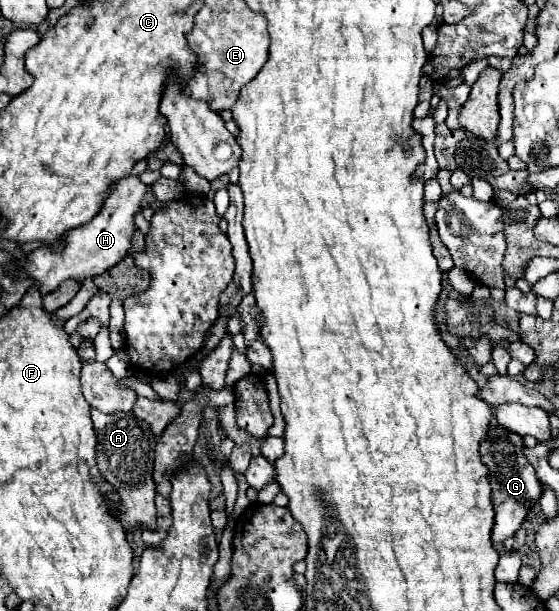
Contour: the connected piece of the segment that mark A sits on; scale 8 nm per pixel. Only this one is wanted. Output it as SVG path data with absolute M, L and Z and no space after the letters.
M91 409L91 419L97 435L97 467L101 475L115 487L125 511L129 513L129 531L135 523L155 527L155 483L151 471L157 439L153 431L133 413L107 415L97 409Z

